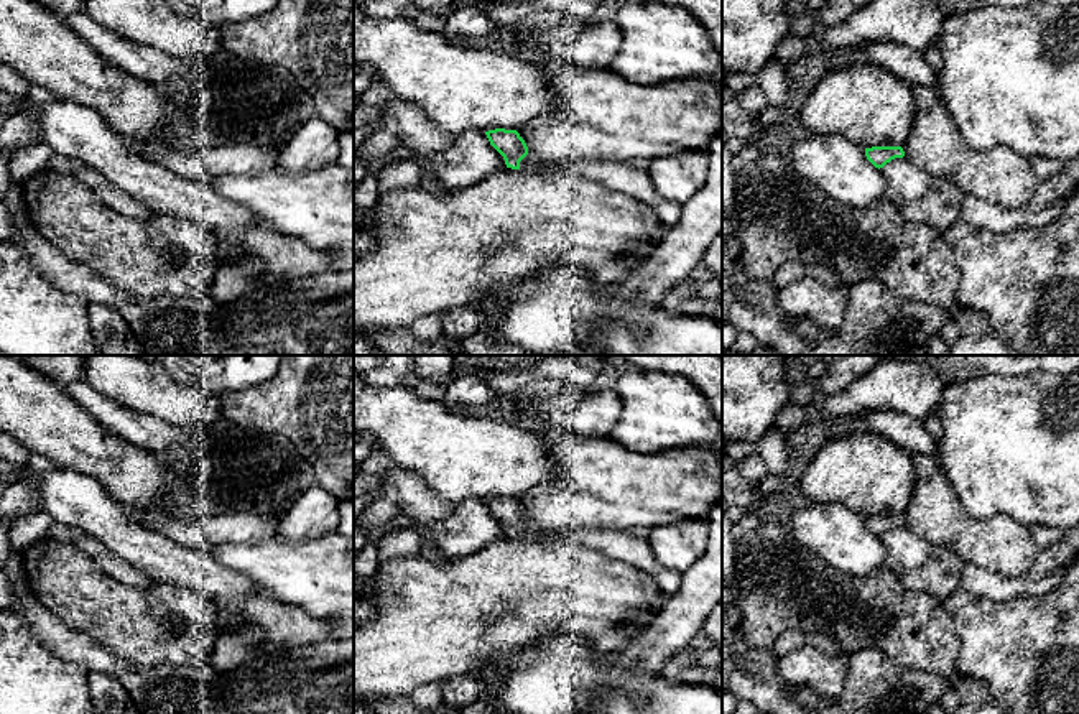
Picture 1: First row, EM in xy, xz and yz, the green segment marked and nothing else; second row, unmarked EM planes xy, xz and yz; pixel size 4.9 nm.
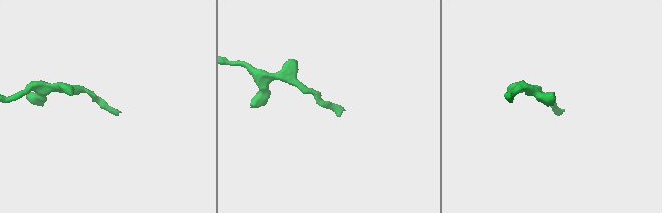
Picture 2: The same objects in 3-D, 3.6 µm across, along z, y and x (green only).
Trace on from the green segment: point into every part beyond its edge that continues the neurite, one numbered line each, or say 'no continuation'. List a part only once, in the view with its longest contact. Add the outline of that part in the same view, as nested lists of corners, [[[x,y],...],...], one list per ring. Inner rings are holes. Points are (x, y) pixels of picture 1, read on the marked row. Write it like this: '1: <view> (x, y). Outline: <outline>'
1: xz (632, 180). Outline: [[[528,153],[520,161],[520,171],[574,173],[600,184],[607,191],[622,192],[632,201],[650,206],[666,227],[676,225],[681,219],[683,206],[665,199],[655,191],[645,165],[590,158],[544,163]]]

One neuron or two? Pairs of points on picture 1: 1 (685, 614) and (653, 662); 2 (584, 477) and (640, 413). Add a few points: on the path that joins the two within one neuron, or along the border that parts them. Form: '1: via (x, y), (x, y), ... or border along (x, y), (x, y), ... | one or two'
1: via (675, 625), (653, 650) | one
2: border along (611, 438), (625, 448), (652, 456) | two

